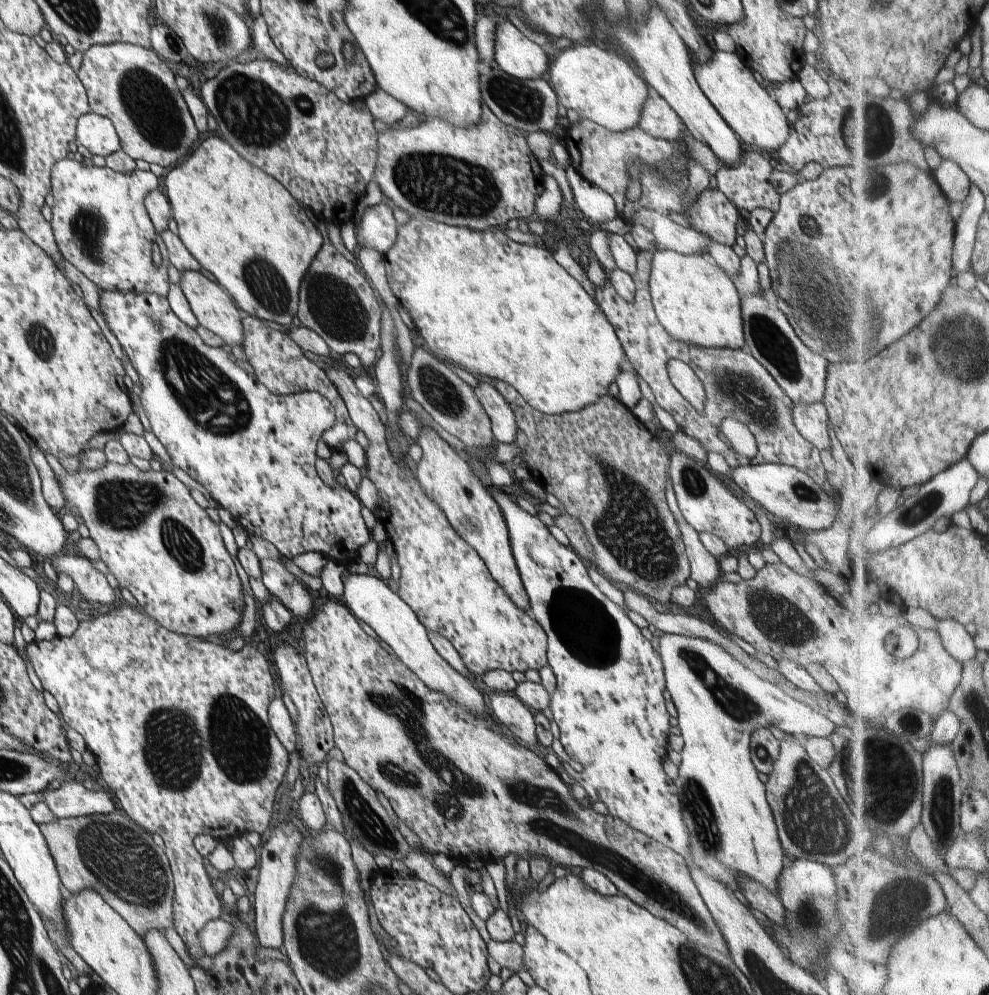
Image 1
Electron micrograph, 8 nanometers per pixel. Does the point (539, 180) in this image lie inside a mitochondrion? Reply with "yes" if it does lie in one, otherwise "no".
no

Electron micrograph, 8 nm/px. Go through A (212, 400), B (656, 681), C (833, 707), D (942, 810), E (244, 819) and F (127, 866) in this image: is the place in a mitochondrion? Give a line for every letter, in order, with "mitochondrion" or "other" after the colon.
A: mitochondrion
B: other
C: other
D: mitochondrion
E: other
F: mitochondrion

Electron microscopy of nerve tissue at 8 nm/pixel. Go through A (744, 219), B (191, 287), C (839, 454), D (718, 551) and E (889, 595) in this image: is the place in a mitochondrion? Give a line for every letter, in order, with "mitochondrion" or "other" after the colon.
A: other
B: other
C: other
D: other
E: other

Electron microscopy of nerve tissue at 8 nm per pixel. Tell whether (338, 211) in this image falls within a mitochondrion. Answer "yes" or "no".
no

